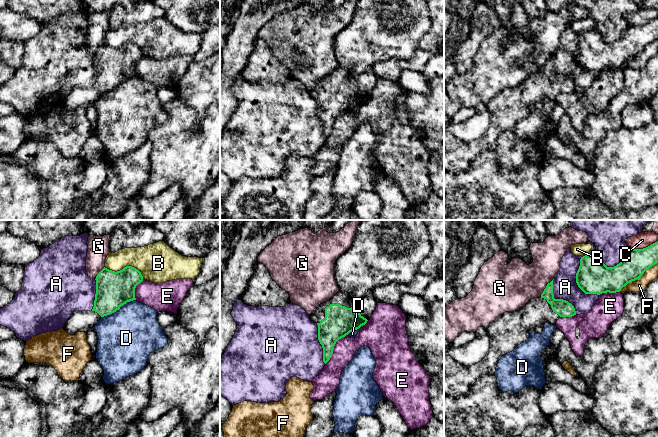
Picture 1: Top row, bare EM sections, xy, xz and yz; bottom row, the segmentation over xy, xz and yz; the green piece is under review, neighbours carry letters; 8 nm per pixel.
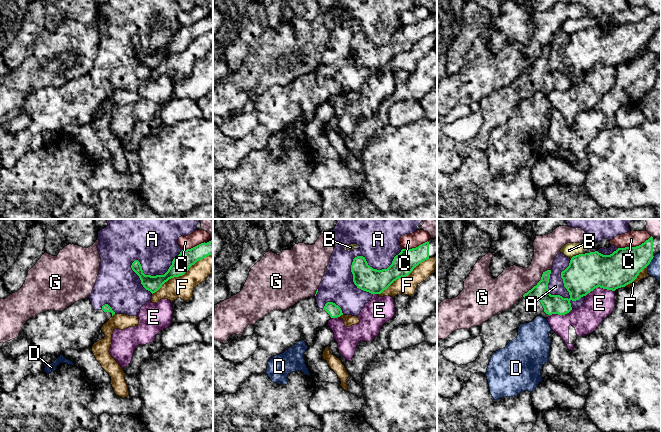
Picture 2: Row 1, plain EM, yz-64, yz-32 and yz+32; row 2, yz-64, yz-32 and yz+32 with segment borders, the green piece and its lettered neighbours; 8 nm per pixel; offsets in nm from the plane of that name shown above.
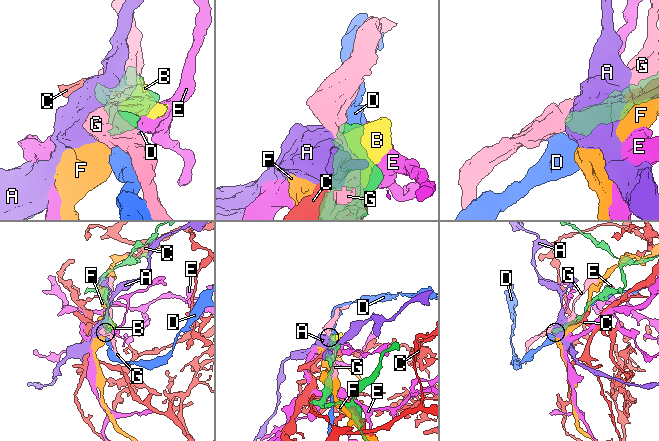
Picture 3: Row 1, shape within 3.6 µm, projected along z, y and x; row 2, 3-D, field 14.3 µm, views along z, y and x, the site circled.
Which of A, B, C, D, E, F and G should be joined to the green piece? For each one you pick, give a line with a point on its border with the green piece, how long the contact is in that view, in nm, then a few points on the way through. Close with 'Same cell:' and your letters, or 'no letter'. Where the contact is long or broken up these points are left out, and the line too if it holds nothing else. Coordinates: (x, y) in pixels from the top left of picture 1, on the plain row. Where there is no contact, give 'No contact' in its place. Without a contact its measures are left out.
Same cell: no letter

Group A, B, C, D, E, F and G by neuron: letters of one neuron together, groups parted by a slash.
A / B C / D / E / F / G

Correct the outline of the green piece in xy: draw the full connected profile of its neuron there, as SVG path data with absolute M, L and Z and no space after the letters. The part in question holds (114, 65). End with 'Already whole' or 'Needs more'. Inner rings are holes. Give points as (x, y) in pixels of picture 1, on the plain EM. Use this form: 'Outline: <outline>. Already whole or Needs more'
Outline: M126 42L117 48L104 43L95 56L93 85L73 88L64 100L63 105L71 111L87 109L102 93L116 88L127 78L136 76L135 64L143 57L143 52L132 42Z. Needs more

